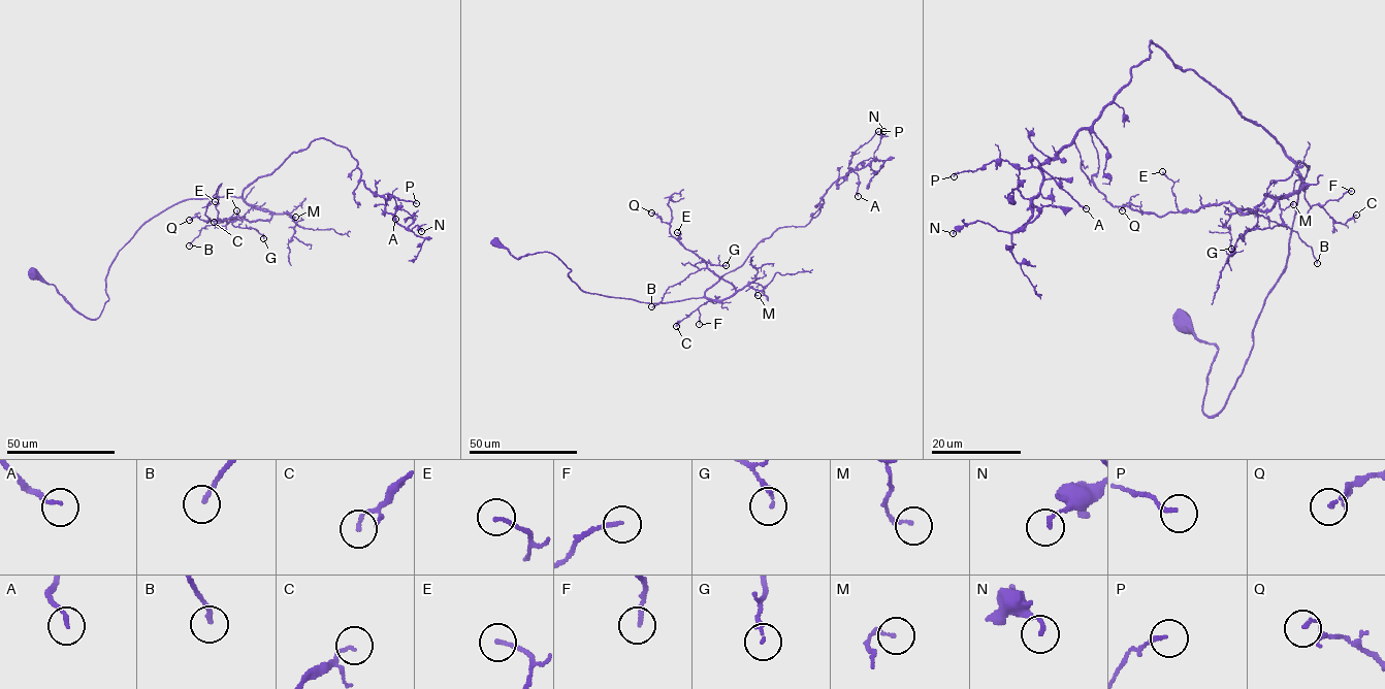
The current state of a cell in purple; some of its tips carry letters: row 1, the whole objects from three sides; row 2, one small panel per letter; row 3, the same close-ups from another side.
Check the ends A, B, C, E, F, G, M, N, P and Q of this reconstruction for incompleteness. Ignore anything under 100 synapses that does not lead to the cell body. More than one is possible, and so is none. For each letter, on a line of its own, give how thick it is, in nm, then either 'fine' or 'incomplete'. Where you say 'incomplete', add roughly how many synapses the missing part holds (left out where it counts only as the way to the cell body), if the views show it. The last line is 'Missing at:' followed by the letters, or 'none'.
A: 140 nm | fine
B: 170 nm | fine
C: 130 nm | fine
E: 140 nm | fine
F: 160 nm | fine
G: 120 nm | fine
M: 130 nm | fine
N: 150 nm | fine
P: 150 nm | fine
Q: 130 nm | fine
Missing at: none

